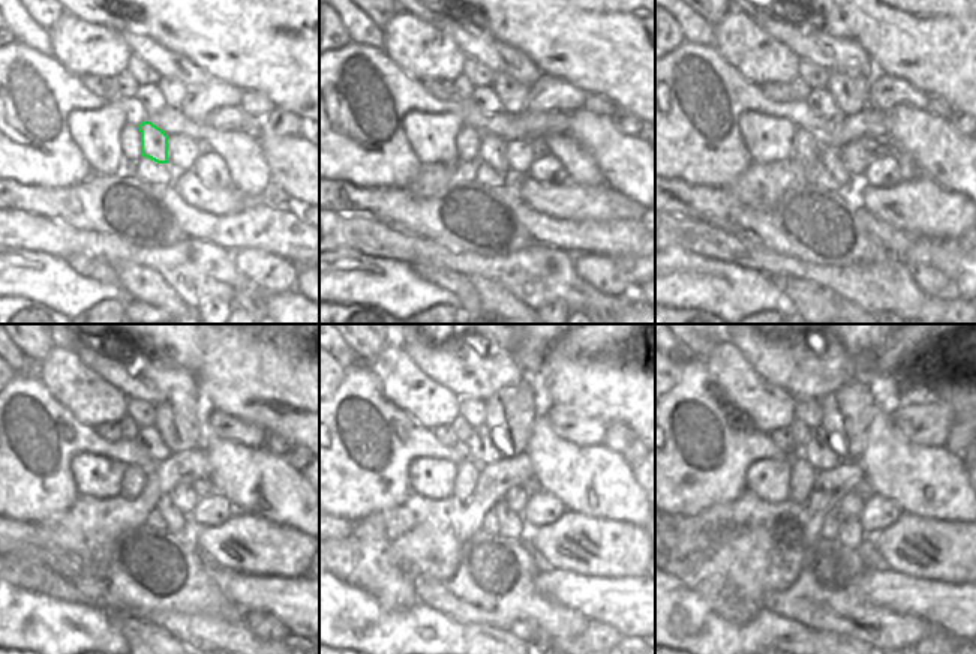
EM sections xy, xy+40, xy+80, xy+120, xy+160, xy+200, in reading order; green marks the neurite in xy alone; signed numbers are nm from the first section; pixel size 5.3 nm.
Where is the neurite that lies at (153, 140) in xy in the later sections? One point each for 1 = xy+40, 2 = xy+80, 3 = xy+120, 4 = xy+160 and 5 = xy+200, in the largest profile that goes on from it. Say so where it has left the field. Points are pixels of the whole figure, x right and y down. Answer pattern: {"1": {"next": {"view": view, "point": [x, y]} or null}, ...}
{"1": {"next": {"view": "xy+40", "point": [492, 152]}}, "2": {"next": {"view": "xy+80", "point": [831, 158]}}, "3": {"next": {"view": "xy+120", "point": [176, 522]}}, "4": {"next": {"view": "xy+160", "point": [511, 524]}}, "5": {"next": {"view": "xy+200", "point": [850, 534]}}}

